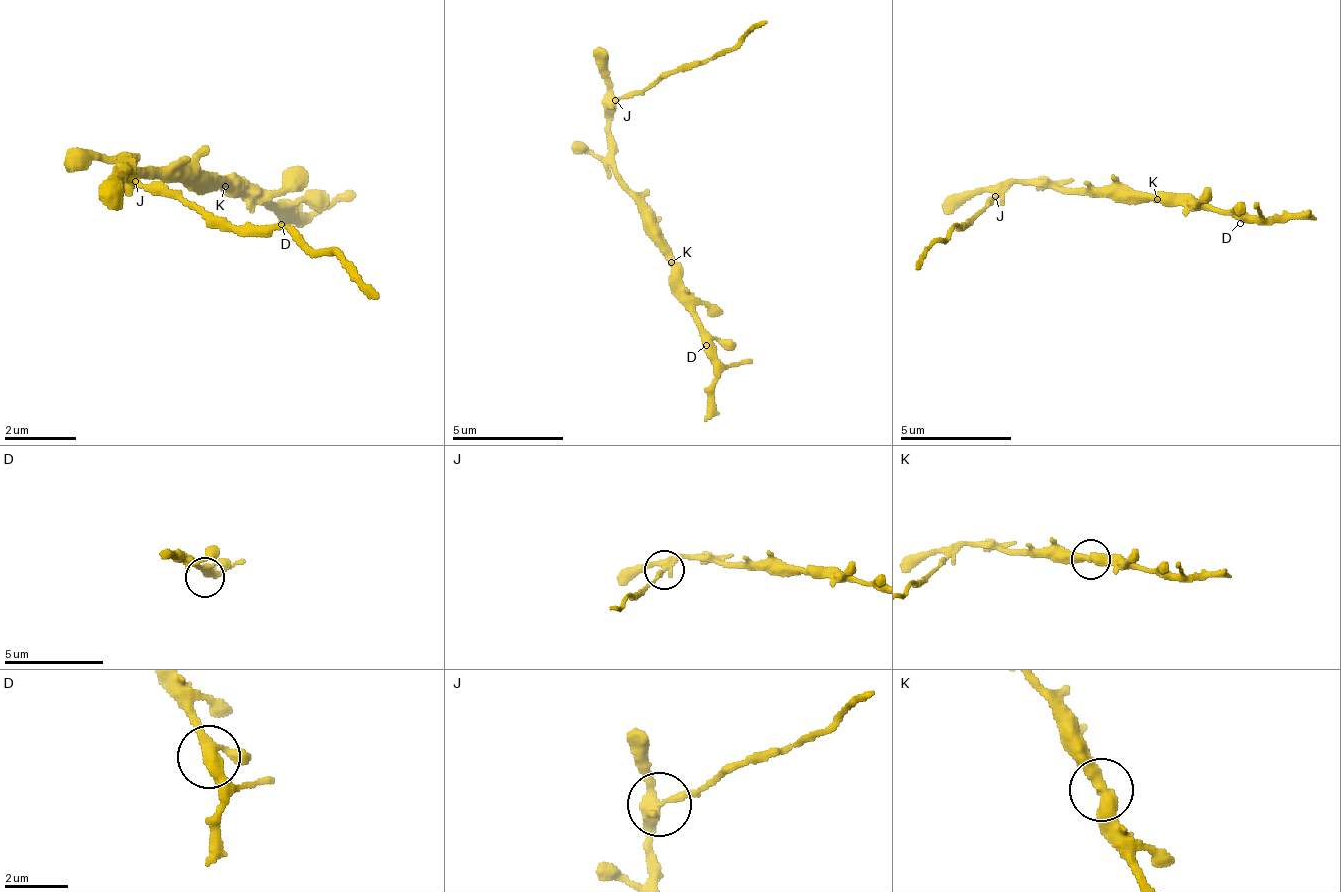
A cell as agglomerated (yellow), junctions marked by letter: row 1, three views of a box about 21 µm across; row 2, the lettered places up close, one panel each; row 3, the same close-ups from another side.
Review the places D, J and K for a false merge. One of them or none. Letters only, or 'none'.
J

